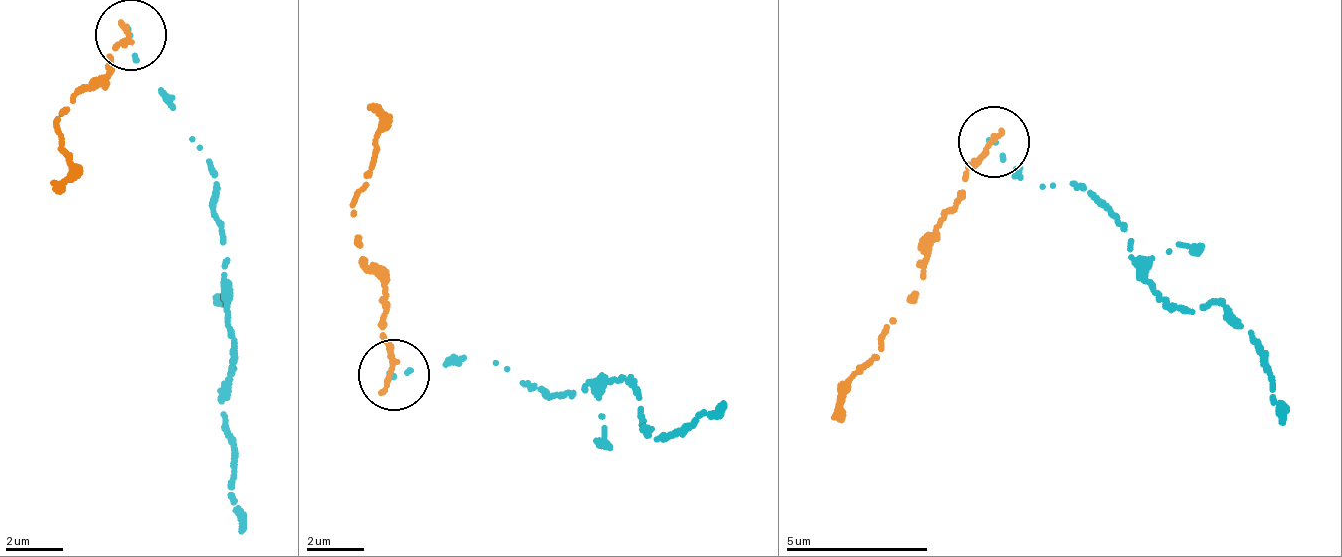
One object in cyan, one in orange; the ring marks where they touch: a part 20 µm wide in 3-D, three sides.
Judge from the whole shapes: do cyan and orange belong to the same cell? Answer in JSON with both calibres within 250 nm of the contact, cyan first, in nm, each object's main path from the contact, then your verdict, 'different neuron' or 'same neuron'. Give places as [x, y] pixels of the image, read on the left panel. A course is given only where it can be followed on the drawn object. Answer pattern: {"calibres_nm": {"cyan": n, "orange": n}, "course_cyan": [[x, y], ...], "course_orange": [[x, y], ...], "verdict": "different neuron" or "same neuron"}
{"calibres_nm": {"cyan": 110, "orange": 240}, "course_cyan": [[129, 35], [214, 184], [213, 214], [234, 359], [226, 376], [223, 415], [242, 533]], "course_orange": [[129, 35], [116, 44], [112, 75], [70, 100], [53, 123], [72, 160], [70, 181], [54, 194]], "verdict": "different neuron"}

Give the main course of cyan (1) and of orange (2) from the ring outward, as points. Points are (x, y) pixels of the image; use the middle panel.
1: (392, 372), (464, 357), (552, 398), (604, 373), (636, 388), (641, 429), (657, 440), (725, 402)
2: (392, 372), (382, 335), (390, 307), (360, 260), (351, 206), (379, 144), (385, 113), (376, 109)

